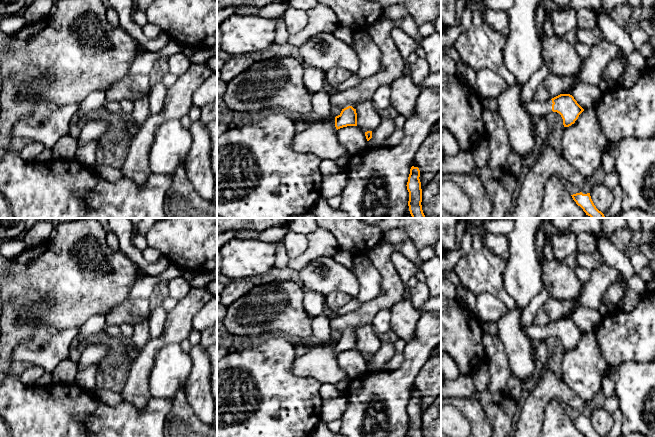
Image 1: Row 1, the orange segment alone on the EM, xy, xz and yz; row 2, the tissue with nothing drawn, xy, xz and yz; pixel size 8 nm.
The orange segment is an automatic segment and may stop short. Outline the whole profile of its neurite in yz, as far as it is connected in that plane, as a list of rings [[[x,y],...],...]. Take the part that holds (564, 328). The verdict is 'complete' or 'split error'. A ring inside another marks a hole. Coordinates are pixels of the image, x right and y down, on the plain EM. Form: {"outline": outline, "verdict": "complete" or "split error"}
{"outline": [[[560,318],[544,326],[533,324],[525,327],[521,324],[521,329],[530,341],[540,342],[552,335],[559,337],[563,343],[564,351],[574,348],[579,339],[584,335],[570,318]]], "verdict": "split error"}

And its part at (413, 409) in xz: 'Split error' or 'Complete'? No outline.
Complete

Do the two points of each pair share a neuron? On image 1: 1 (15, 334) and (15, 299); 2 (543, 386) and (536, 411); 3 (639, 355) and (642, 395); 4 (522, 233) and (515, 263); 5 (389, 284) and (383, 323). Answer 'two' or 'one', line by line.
1: one
2: one
3: two
4: one
5: two

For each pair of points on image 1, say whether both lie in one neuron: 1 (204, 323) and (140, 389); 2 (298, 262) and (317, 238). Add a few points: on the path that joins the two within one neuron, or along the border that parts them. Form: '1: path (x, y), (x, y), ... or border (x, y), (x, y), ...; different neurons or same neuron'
1: border (202, 308), (194, 316), (191, 329); different neurons
2: path (305, 258), (317, 245); same neuron

